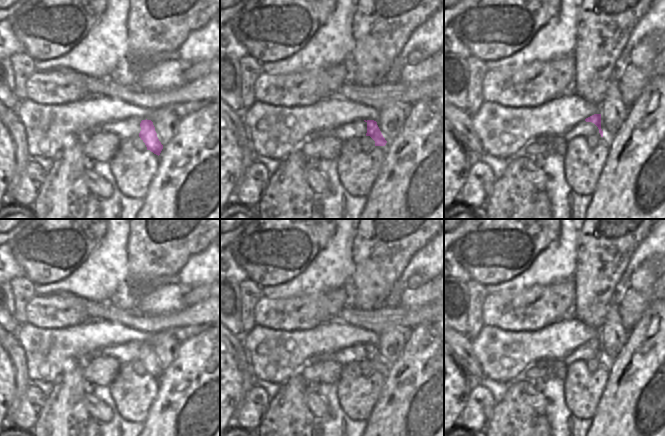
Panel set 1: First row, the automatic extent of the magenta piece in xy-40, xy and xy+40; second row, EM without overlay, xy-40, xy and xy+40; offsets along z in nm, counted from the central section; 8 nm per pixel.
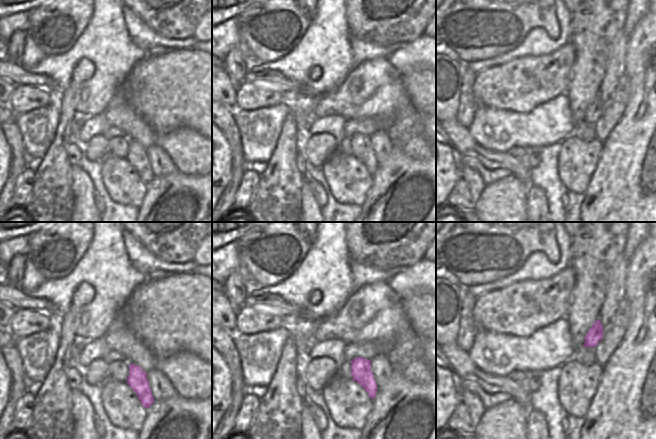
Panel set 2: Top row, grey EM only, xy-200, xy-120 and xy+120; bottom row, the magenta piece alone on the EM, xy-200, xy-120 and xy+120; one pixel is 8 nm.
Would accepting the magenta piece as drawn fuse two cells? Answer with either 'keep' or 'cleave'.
keep

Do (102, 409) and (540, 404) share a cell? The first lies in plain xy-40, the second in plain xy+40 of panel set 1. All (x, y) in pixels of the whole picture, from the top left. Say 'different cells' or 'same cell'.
same cell

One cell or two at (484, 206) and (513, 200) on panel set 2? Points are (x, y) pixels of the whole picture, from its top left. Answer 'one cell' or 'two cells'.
one cell

